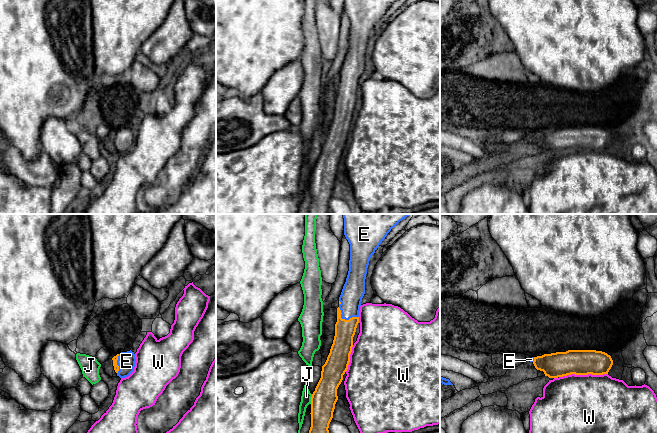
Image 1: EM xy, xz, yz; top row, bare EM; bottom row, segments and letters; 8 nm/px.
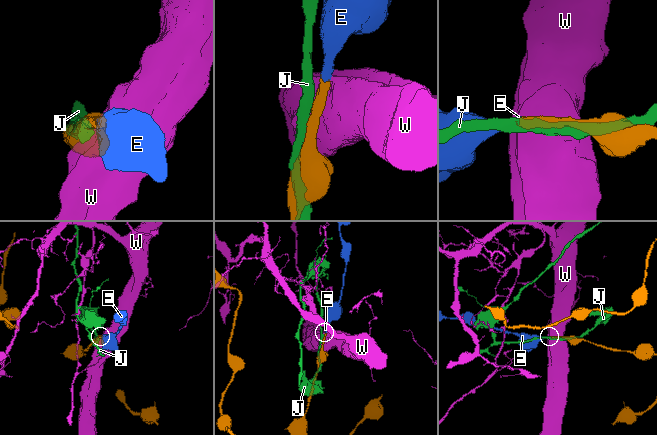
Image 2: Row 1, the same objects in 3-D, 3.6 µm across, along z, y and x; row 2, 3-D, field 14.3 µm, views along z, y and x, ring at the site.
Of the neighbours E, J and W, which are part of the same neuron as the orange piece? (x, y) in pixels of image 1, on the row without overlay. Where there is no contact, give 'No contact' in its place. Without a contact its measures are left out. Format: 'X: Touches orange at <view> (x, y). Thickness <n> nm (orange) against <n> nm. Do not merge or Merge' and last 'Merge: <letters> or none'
E: Touches orange at xz (344, 95). Thickness 160 nm (orange) against 180 nm. Merge
J: Touches orange at xz (311, 175). Thickness 200 nm (orange) against 80 nm. Do not merge
W: Touches orange at yz (583, 150). Thickness 200 nm (orange) against 500 nm. Do not merge
Merge: E

